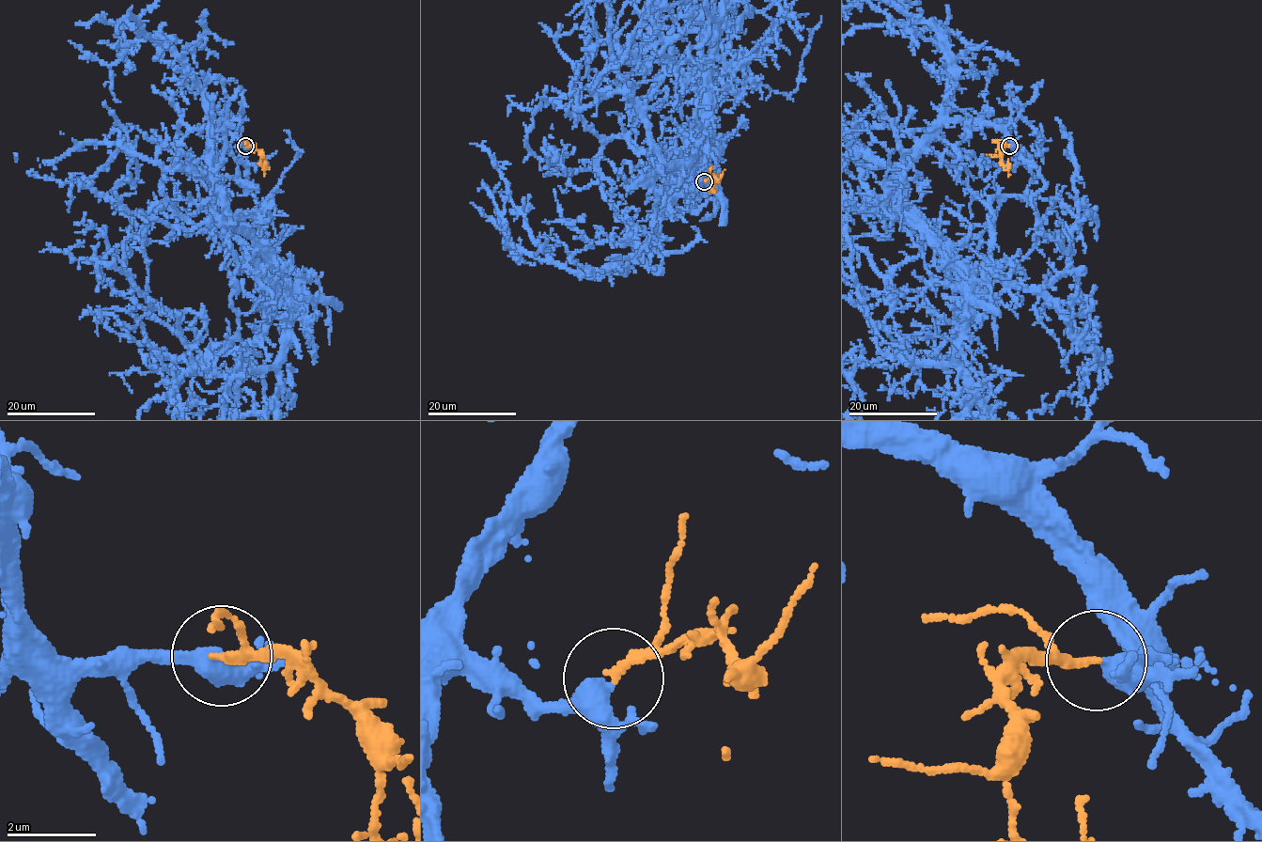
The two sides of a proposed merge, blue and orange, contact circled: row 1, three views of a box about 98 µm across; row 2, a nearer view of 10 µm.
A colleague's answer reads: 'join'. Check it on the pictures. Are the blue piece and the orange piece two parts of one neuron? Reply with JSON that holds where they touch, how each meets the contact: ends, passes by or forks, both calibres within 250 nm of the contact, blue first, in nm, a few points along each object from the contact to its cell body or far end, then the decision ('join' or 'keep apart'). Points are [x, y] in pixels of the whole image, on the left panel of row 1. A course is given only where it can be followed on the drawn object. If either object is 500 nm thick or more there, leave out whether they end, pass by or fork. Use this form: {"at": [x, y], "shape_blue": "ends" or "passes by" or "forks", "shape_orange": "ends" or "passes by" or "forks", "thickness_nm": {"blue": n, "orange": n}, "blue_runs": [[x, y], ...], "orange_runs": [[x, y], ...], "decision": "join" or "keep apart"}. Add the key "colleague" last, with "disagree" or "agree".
{"at": [245, 146], "shape_blue": "passes by", "shape_orange": "passes by", "thickness_nm": {"blue": 400, "orange": 140}, "orange_runs": [[246, 146], [254, 146], [260, 153], [261, 164], [265, 163], [270, 169]], "decision": "join", "colleague": "agree"}

